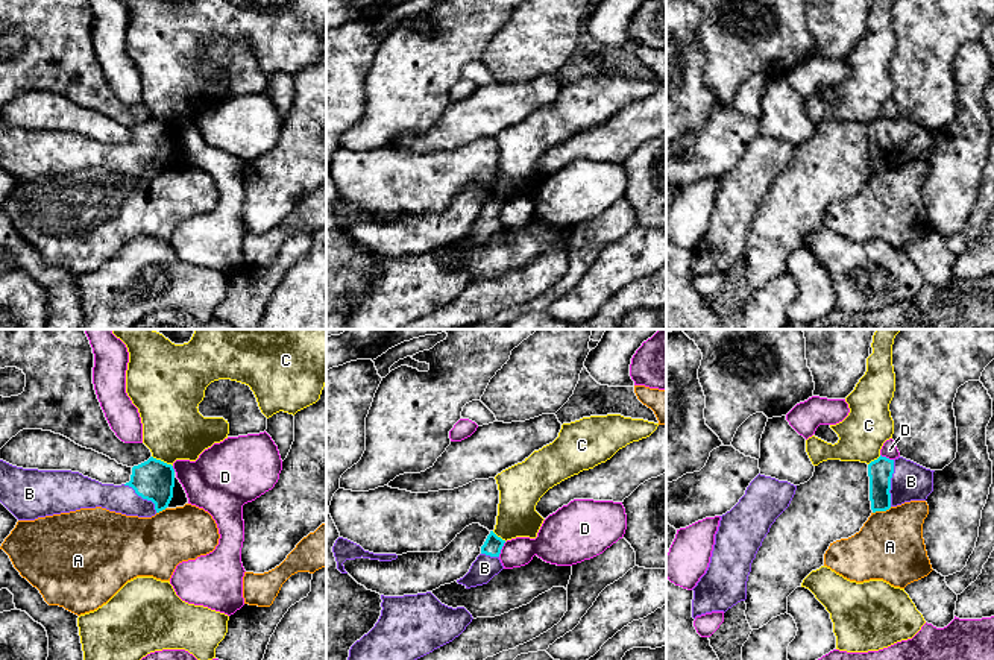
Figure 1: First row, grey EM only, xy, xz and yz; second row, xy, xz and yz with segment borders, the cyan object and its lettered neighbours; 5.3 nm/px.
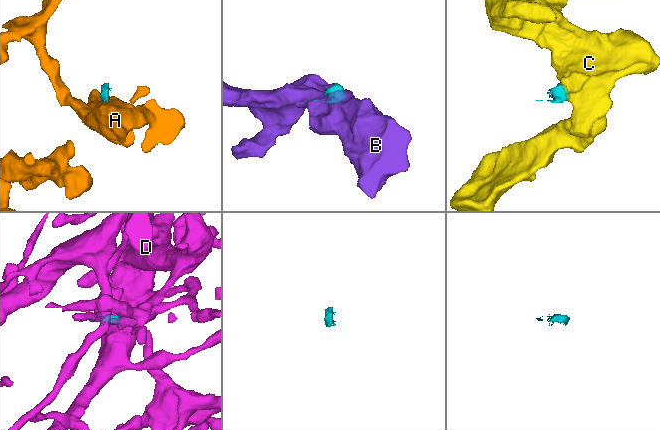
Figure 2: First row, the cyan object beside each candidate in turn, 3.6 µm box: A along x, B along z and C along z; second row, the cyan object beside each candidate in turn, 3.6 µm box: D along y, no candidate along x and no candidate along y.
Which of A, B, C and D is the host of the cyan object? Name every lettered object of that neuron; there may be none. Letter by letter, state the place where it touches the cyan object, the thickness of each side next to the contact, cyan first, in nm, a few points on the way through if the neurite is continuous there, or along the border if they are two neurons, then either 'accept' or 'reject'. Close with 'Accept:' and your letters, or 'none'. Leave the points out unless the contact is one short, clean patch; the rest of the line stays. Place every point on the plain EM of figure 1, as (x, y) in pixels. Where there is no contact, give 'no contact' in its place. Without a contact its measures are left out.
A: yz (882, 170) | 130/360 nm | reject
B: yz (890, 143) | 130/200 nm | accept
C: xy (163, 122) | 220/320 nm | along xy (152, 116), (172, 126) | reject
D: xz (501, 208) | 100/160 nm | along xz (506, 202), (498, 216) | reject
Accept: B

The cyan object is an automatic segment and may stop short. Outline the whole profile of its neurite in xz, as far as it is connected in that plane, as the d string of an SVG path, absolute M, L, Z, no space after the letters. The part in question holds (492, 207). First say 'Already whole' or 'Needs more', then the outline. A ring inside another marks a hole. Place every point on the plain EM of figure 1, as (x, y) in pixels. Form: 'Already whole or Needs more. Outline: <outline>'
Needs more. Outline: M490 191L484 205L481 206L481 214L472 223L469 232L463 238L457 240L457 243L463 244L466 249L487 244L504 229L499 220L504 203L505 200Z

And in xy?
Needs more. Outline: M150 117L134 126L131 141L102 144L71 130L23 129L0 120L0 162L18 179L102 167L126 176L152 178L173 158L175 129Z

